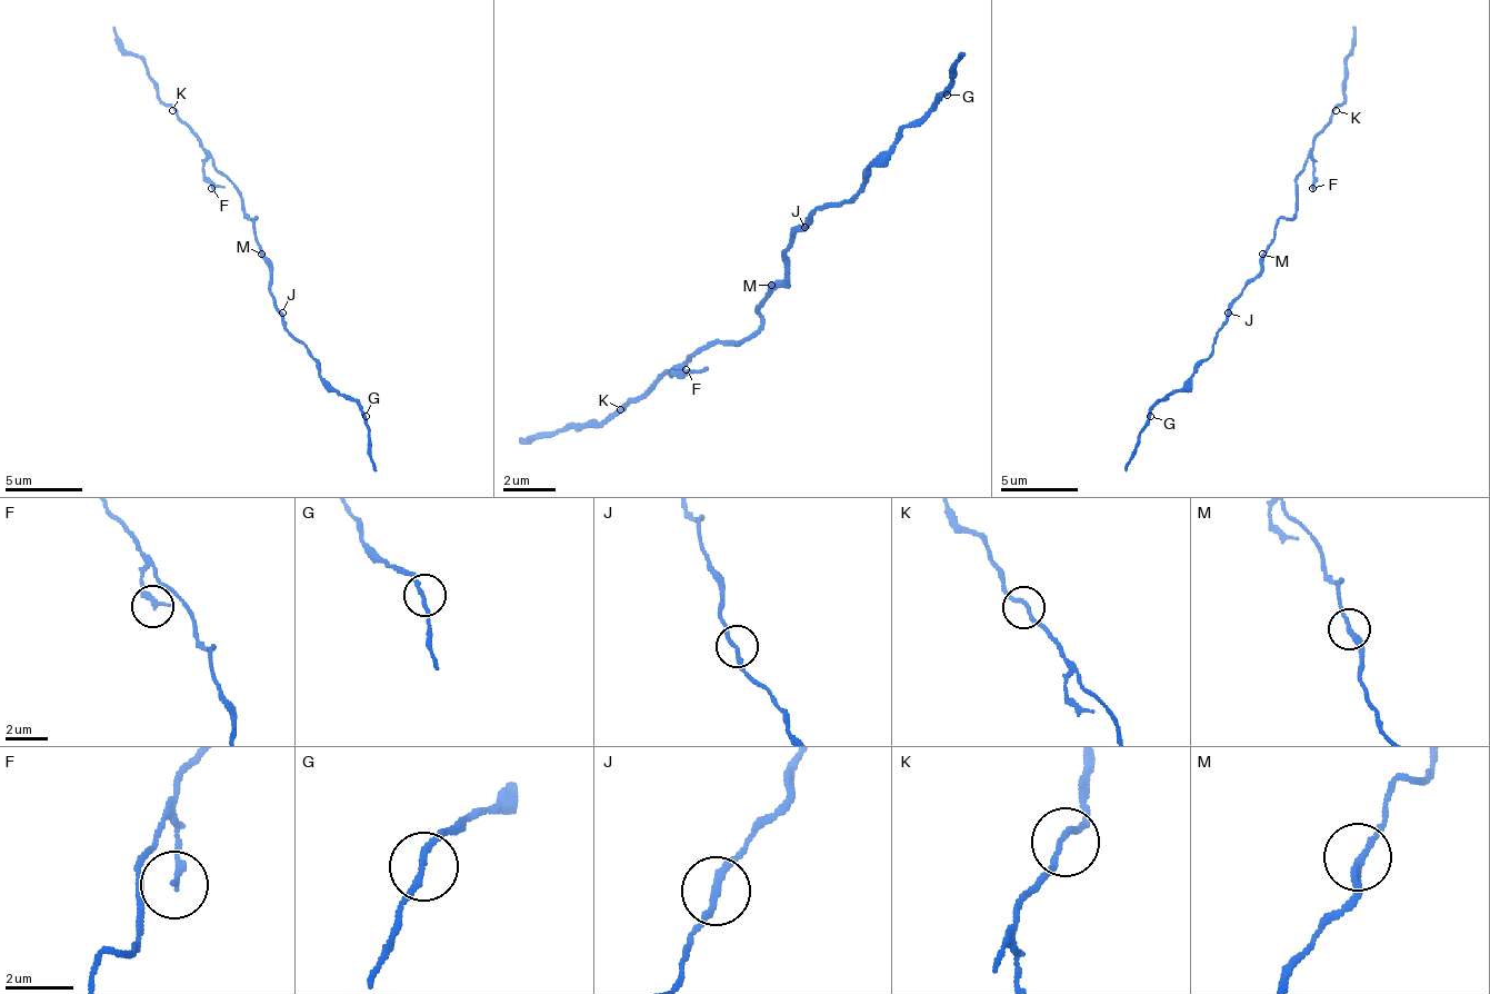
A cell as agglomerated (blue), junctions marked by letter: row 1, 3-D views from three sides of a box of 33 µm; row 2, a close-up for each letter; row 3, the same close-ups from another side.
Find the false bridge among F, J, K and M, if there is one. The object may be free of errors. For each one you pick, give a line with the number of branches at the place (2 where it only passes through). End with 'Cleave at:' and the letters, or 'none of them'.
Cleave at: none of them

